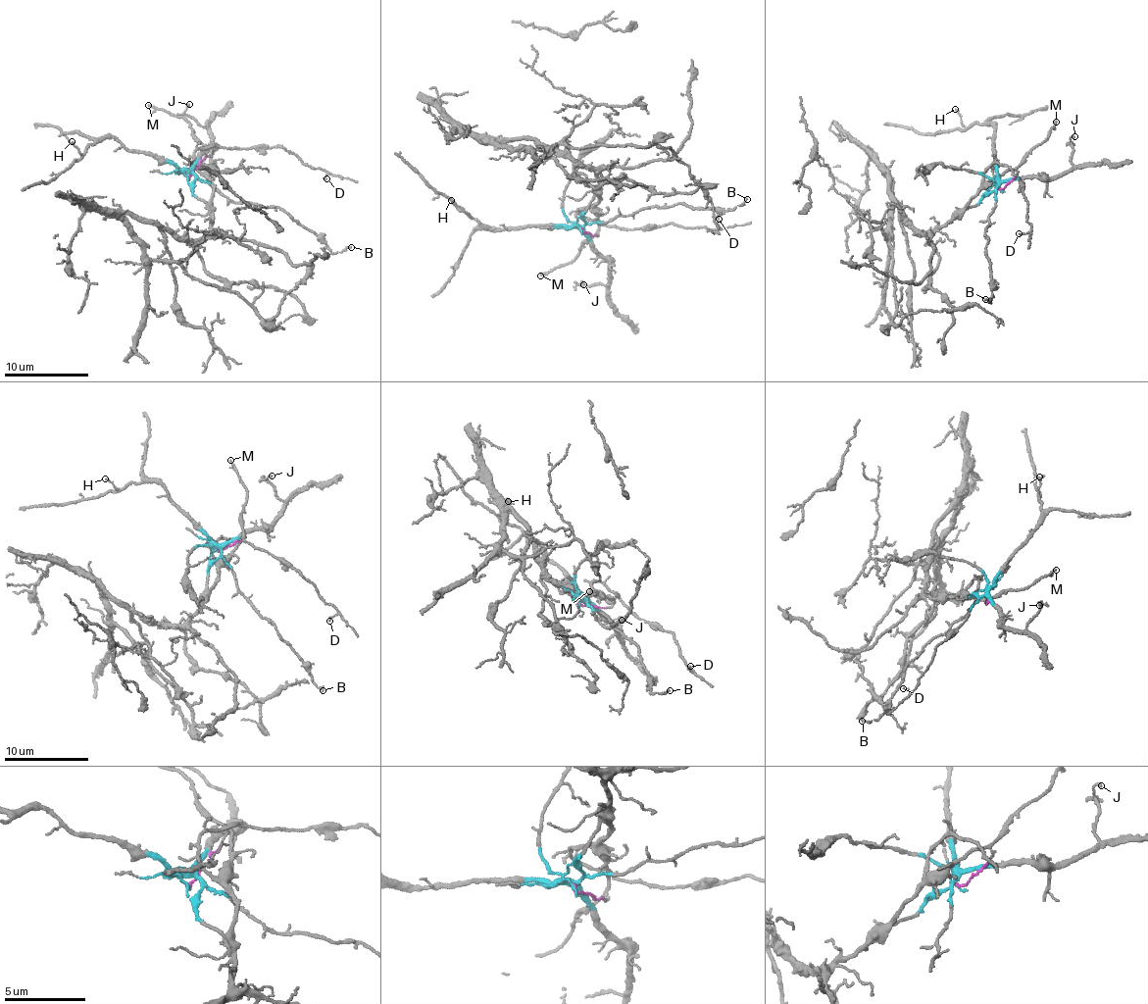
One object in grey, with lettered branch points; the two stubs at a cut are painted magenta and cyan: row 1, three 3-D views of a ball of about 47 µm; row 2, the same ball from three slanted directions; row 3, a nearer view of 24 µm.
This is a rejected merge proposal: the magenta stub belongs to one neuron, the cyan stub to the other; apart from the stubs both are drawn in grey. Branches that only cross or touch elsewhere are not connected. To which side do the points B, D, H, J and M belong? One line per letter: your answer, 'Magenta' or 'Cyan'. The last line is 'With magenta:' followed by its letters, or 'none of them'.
B: Cyan
D: Magenta
H: Cyan
J: Cyan
M: Magenta
With magenta: D, M

